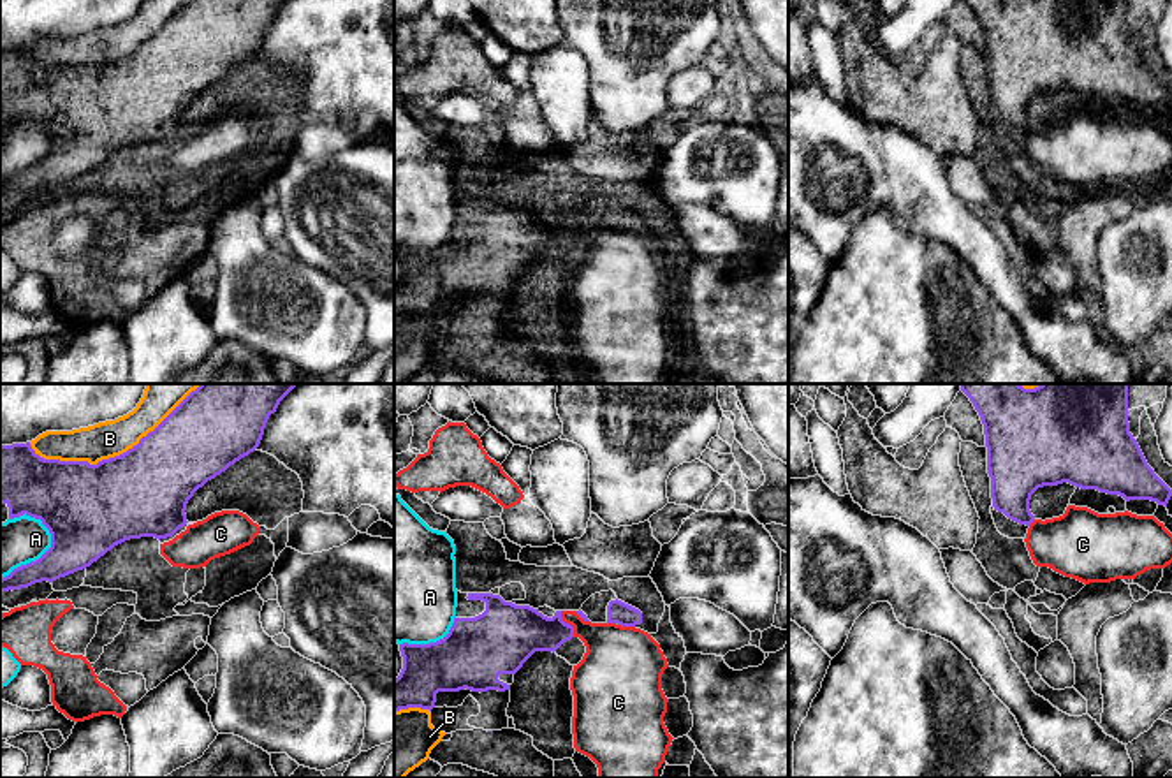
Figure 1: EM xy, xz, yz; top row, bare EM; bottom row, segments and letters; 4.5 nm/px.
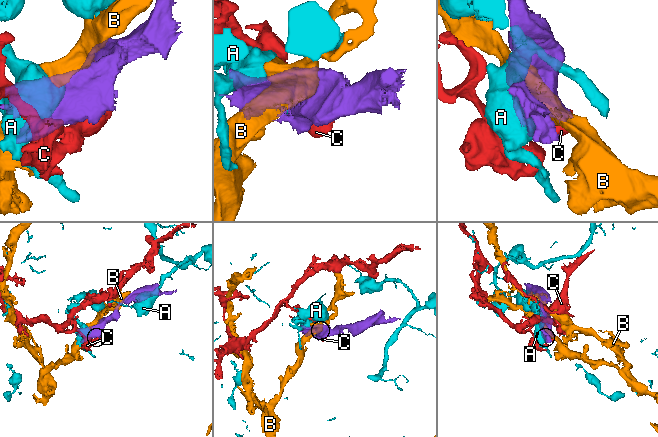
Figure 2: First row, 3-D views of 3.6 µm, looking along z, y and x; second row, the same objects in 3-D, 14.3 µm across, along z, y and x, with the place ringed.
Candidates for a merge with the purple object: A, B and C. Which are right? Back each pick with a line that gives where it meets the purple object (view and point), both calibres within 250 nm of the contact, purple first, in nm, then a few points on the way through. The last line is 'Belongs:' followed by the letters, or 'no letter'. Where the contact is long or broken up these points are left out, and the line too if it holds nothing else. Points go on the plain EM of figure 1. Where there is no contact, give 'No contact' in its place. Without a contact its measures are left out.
Belongs: no letter

